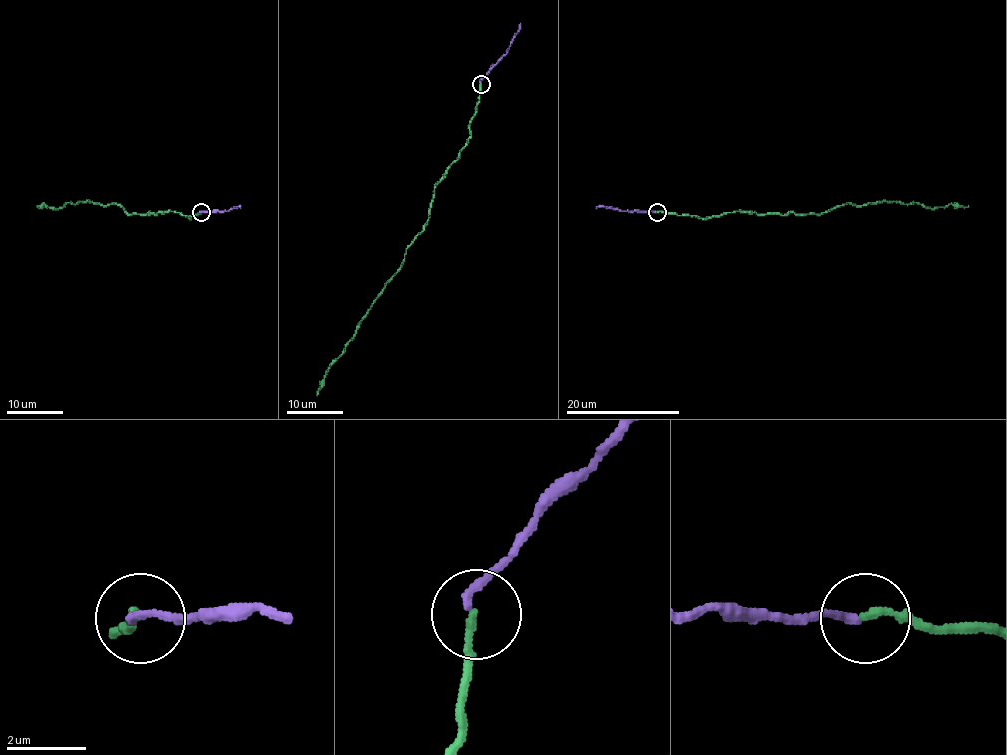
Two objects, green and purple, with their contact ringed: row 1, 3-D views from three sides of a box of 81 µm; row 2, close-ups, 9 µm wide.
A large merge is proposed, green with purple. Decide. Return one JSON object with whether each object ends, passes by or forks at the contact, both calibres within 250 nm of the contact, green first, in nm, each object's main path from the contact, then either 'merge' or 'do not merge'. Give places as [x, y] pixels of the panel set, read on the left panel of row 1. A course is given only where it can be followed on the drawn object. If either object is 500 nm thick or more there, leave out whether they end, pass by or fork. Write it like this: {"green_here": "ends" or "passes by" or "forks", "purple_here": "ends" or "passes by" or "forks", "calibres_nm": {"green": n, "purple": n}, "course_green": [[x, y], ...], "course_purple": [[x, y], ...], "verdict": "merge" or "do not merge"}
{"green_here": "ends", "purple_here": "ends", "calibres_nm": {"green": 170, "purple": 200}, "course_green": [[201, 212], [191, 218], [172, 211], [127, 214], [114, 202], [79, 201], [52, 208], [37, 205]], "course_purple": [[201, 212], [240, 208]], "verdict": "merge"}

